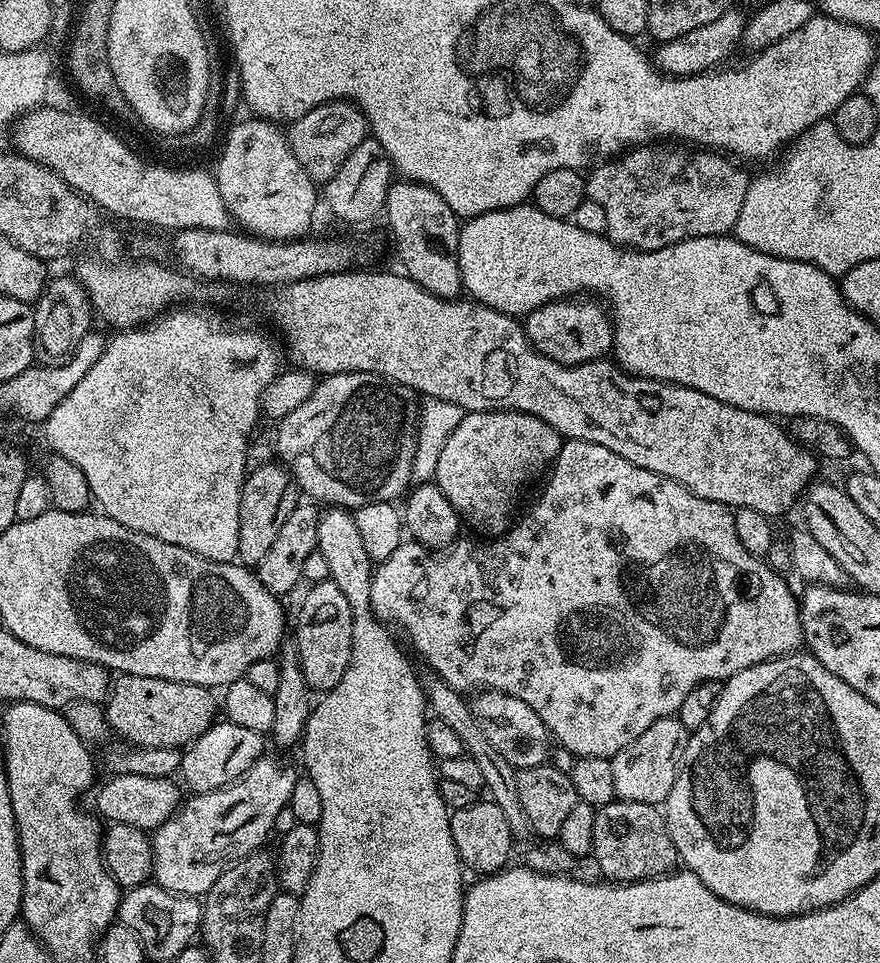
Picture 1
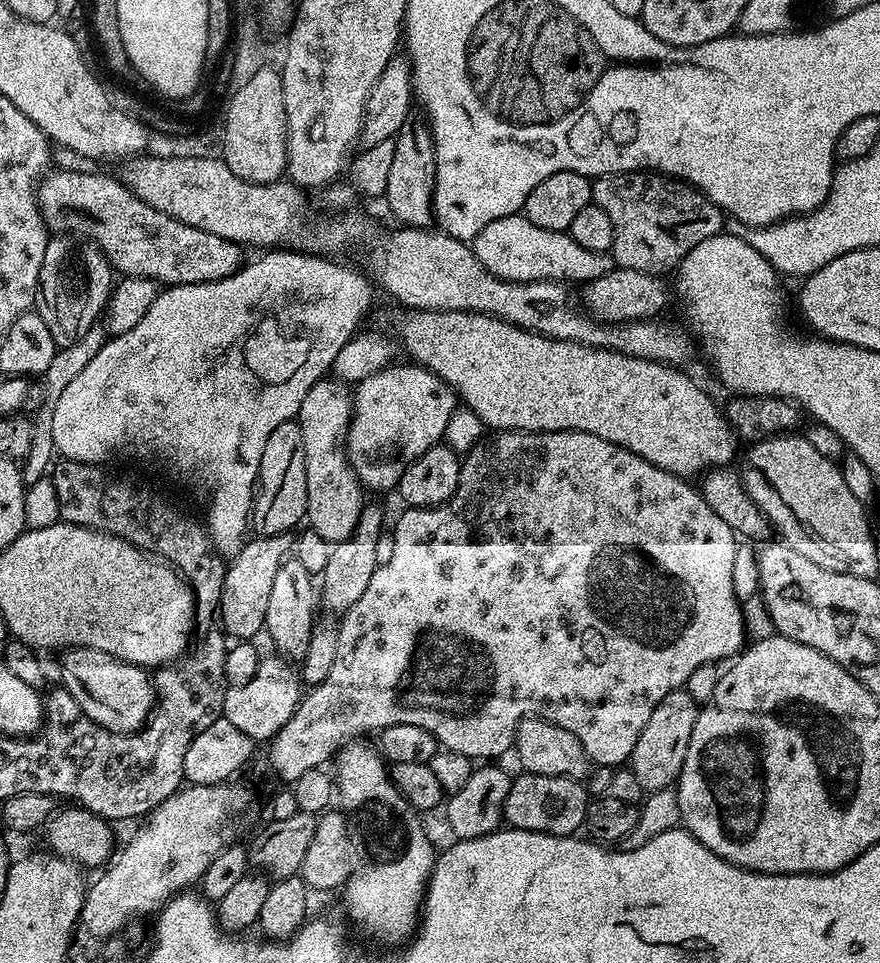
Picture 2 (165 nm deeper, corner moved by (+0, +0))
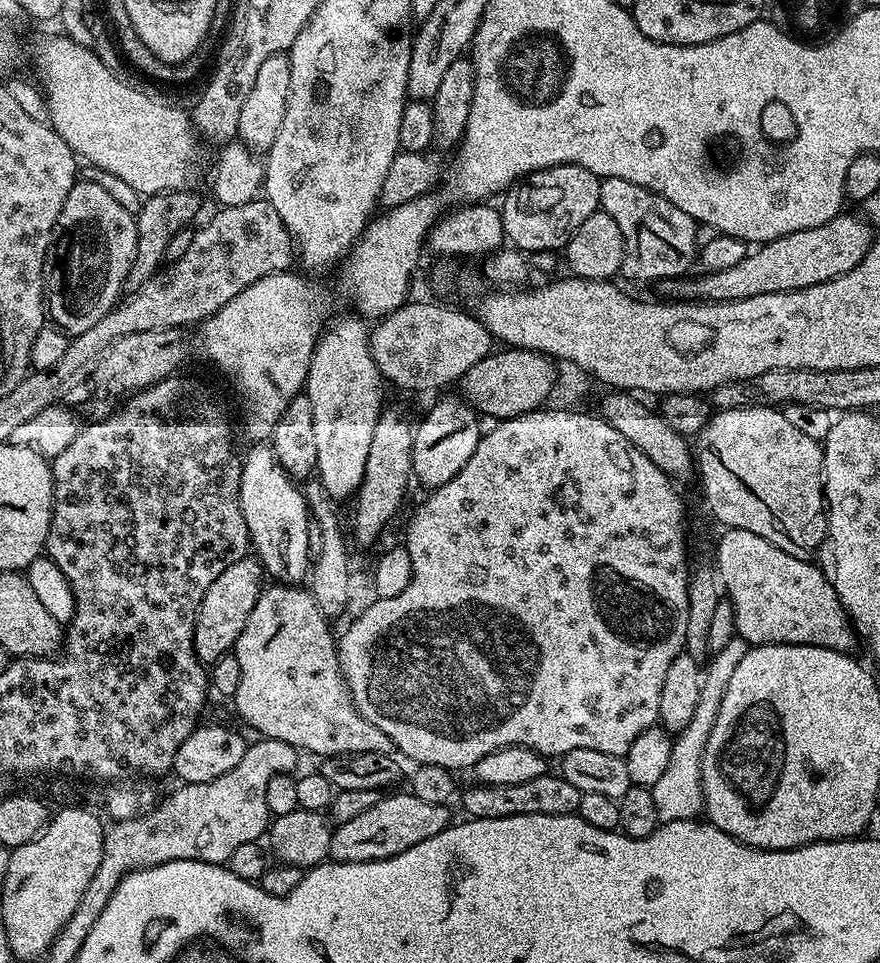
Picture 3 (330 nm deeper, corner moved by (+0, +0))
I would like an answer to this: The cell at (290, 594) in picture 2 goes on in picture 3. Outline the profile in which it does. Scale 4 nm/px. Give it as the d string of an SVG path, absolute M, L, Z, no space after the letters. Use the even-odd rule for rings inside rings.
M266 443L252 448L242 460L240 505L246 518L248 538L255 555L269 577L279 583L299 585L309 575L308 525L310 509L301 485L288 475L273 449Z

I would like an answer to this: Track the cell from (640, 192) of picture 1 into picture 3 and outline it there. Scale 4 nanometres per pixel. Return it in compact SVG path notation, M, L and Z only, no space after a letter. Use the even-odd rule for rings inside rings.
M603 177L600 182L600 208L610 214L610 218L618 222L618 230L622 230L624 261L620 270L623 279L663 282L680 278L697 259L695 232L698 221L649 188L626 182L626 178Z

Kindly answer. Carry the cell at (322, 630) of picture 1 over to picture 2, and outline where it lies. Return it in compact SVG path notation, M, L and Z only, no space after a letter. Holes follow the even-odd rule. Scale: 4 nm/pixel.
M372 502L365 503L356 529L344 540L337 540L331 545L332 553L318 584L323 607L325 604L326 607L333 608L336 614L343 614L350 606L354 606L354 602L358 602L358 598L362 598L362 593L370 583L370 578L374 578L374 570L378 567L378 538L385 535L385 532L383 510Z

